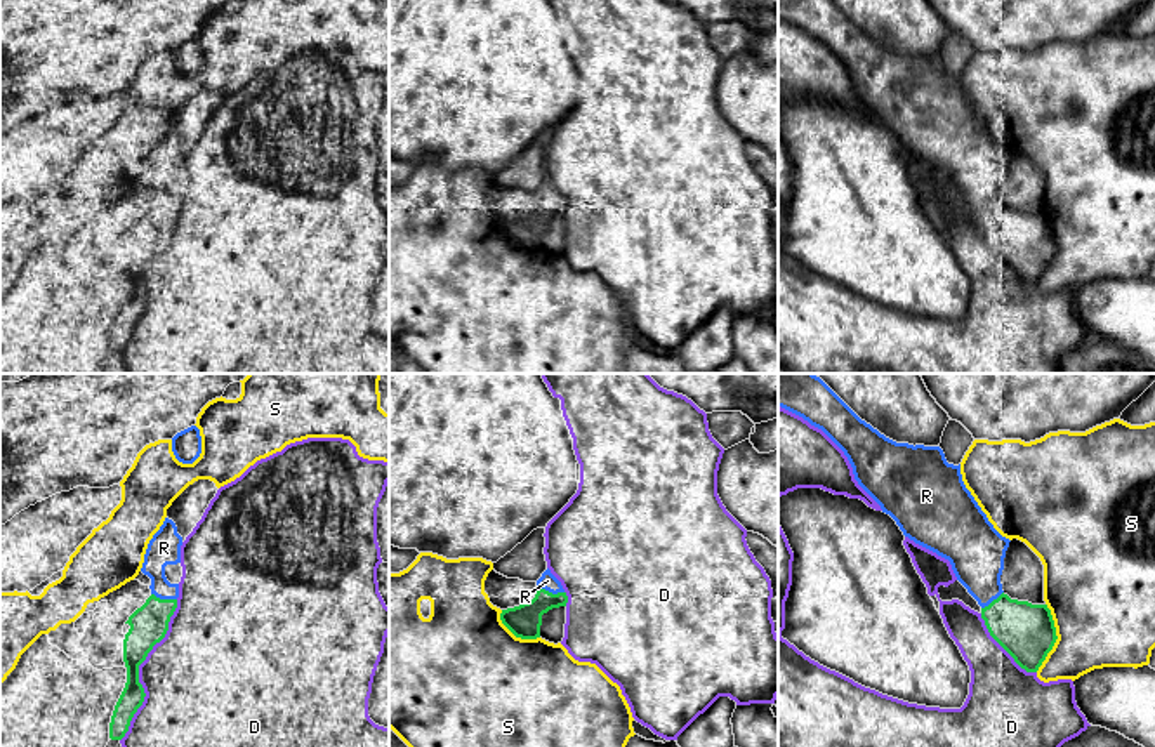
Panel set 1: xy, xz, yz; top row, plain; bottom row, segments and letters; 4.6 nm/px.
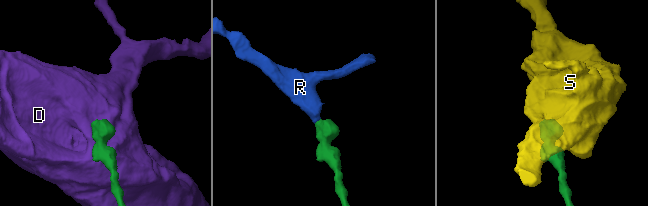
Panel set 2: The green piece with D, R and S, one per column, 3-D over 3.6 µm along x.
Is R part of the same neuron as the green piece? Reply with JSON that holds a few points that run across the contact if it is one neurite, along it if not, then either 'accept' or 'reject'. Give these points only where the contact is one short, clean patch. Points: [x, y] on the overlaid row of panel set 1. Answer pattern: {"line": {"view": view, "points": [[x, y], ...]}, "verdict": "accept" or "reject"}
{"verdict": "accept"}

